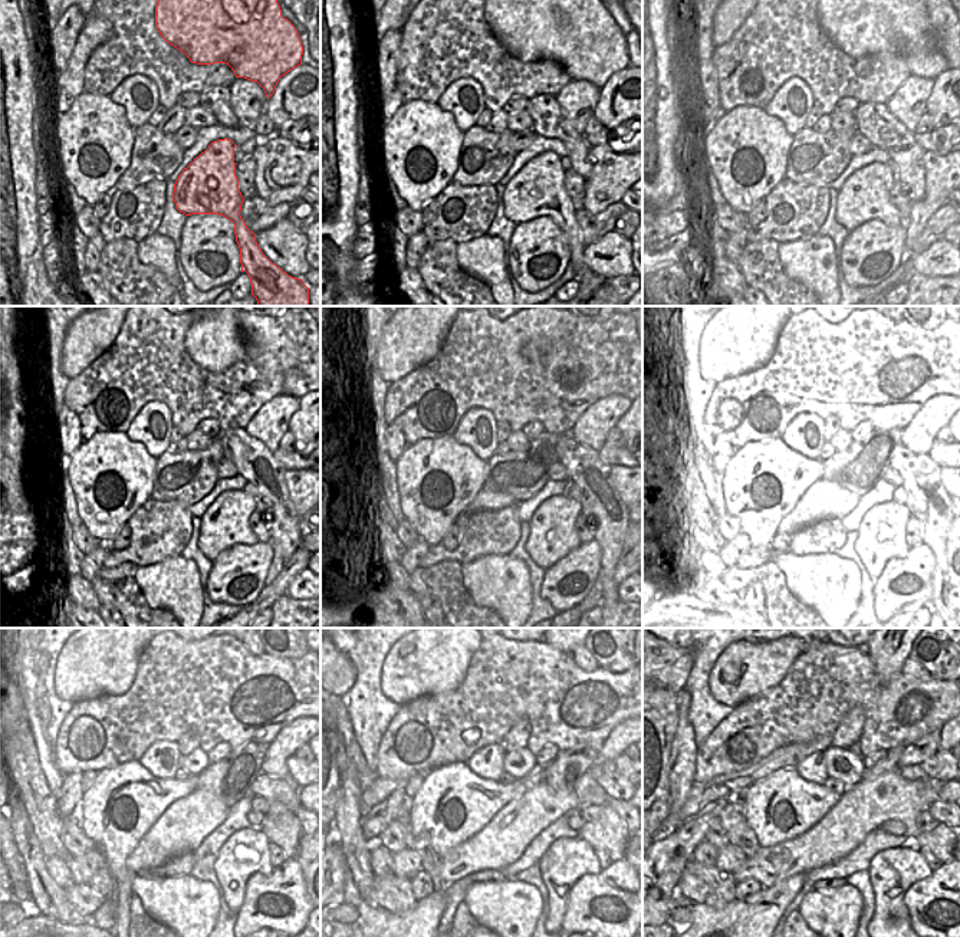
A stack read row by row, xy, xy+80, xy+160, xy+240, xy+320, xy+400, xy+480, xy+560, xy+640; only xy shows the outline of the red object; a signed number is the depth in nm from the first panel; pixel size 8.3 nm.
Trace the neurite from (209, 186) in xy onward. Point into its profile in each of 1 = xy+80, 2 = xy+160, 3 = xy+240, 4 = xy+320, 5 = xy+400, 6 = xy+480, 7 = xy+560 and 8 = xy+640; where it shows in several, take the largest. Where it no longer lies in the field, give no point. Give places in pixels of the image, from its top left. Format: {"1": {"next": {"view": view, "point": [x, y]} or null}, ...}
{"1": {"next": {"view": "xy+80", "point": [536, 188]}}, "2": {"next": {"view": "xy+160", "point": [865, 196]}}, "3": {"next": {"view": "xy+240", "point": [224, 523]}}, "4": {"next": {"view": "xy+320", "point": [552, 535]}}, "5": {"next": {"view": "xy+400", "point": [881, 535]}}, "6": {"next": {"view": "xy+480", "point": [246, 852]}}, "7": {"next": {"view": "xy+560", "point": [565, 861]}}, "8": {"next": {"view": "xy+640", "point": [893, 871]}}}

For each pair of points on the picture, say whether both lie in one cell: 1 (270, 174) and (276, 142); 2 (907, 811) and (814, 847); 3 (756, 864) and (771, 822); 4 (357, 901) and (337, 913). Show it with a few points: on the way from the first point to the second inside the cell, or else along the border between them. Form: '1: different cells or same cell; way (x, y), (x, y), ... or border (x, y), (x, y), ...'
1: same cell; way (276, 167), (276, 150)
2: same cell; way (884, 811), (860, 811), (837, 834)
3: different cells; border (794, 838), (760, 848)
4: different cells; border (344, 901), (357, 910), (357, 920)

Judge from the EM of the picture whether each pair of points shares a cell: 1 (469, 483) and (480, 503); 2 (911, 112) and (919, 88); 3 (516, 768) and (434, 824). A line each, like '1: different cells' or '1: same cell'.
1: different cells
2: same cell
3: different cells

